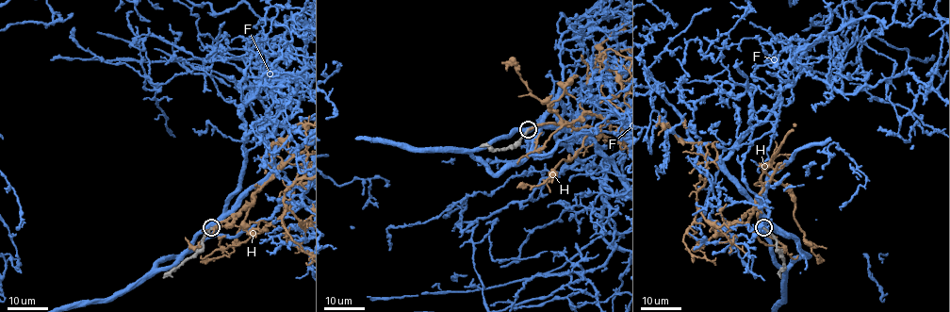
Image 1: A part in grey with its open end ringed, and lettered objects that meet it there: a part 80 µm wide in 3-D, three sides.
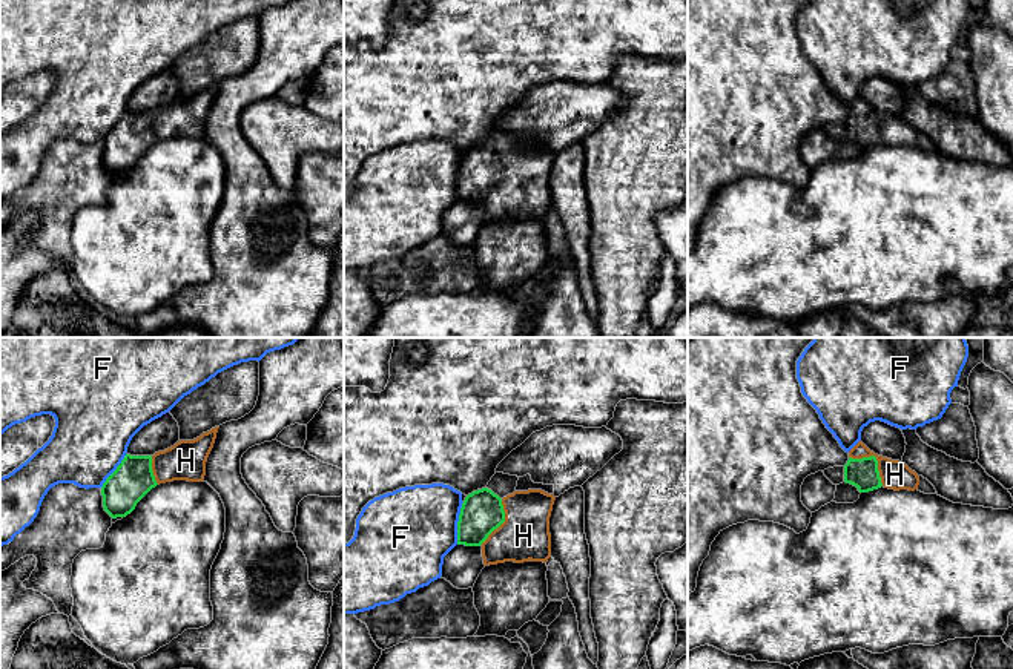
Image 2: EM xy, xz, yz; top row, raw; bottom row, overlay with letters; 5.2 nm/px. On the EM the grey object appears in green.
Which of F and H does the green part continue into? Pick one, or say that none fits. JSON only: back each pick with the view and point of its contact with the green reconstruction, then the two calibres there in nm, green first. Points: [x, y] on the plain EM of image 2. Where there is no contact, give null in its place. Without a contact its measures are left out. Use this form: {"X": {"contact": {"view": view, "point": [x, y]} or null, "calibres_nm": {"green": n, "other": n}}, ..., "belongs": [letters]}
{"H": {"contact": {"view": "yz", "point": [875, 115]}, "calibres_nm": {"green": 160, "other": 150}}, "belongs": ["H"]}

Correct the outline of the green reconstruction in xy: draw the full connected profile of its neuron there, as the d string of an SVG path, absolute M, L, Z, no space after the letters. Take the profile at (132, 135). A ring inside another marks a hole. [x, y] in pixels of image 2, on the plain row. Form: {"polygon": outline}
{"polygon": "M215 83L193 97L180 97L153 112L126 110L101 143L104 167L112 175L126 173L160 140L203 138L218 84Z"}

